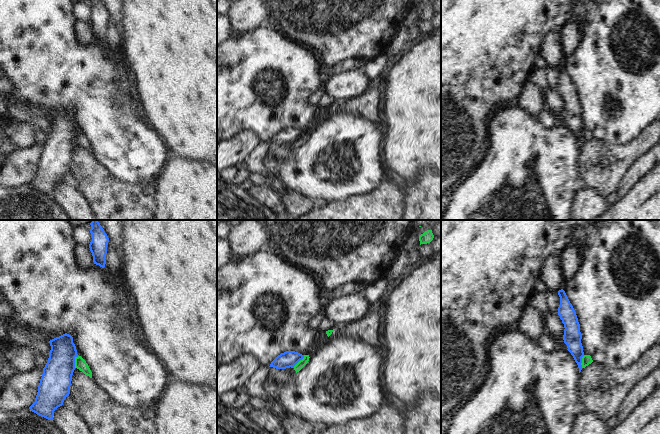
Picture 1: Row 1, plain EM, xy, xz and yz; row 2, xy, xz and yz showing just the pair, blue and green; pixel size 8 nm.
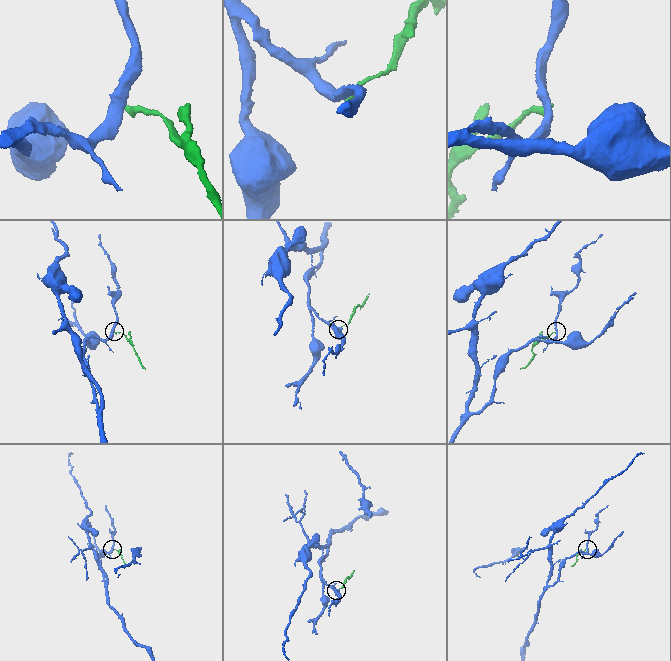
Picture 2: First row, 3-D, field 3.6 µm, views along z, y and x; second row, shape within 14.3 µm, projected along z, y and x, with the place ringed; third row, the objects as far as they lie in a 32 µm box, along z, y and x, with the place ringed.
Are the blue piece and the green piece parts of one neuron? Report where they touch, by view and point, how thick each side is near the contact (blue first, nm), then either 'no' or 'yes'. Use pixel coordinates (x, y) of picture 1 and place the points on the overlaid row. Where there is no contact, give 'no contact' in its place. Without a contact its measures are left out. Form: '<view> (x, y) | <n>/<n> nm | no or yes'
xy (74, 361) | 240/90 nm | no

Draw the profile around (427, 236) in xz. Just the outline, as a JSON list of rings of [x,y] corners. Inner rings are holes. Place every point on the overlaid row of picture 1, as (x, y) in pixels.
[[[427,230],[423,234],[419,236],[420,245],[430,245],[430,242],[433,240],[434,235],[432,233],[432,230]]]

